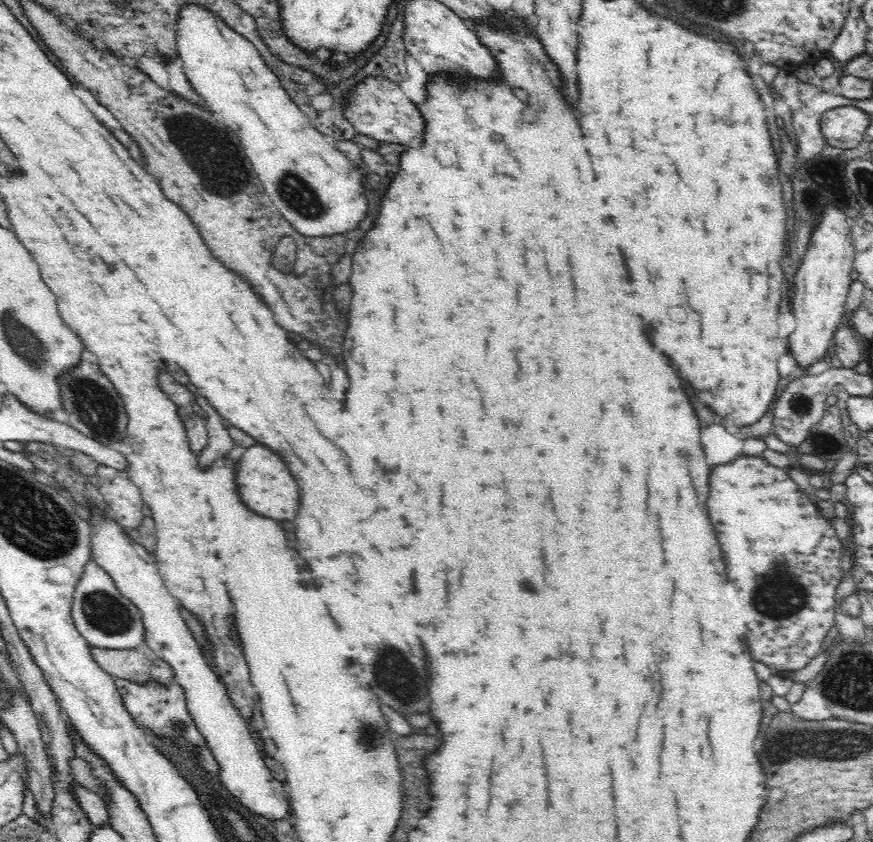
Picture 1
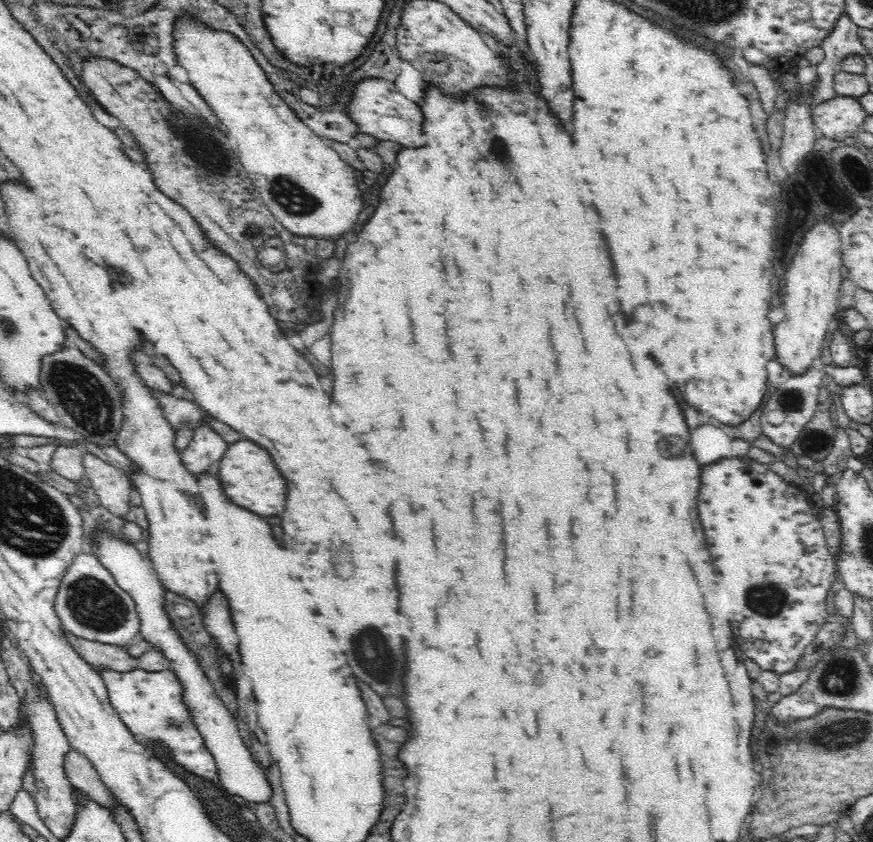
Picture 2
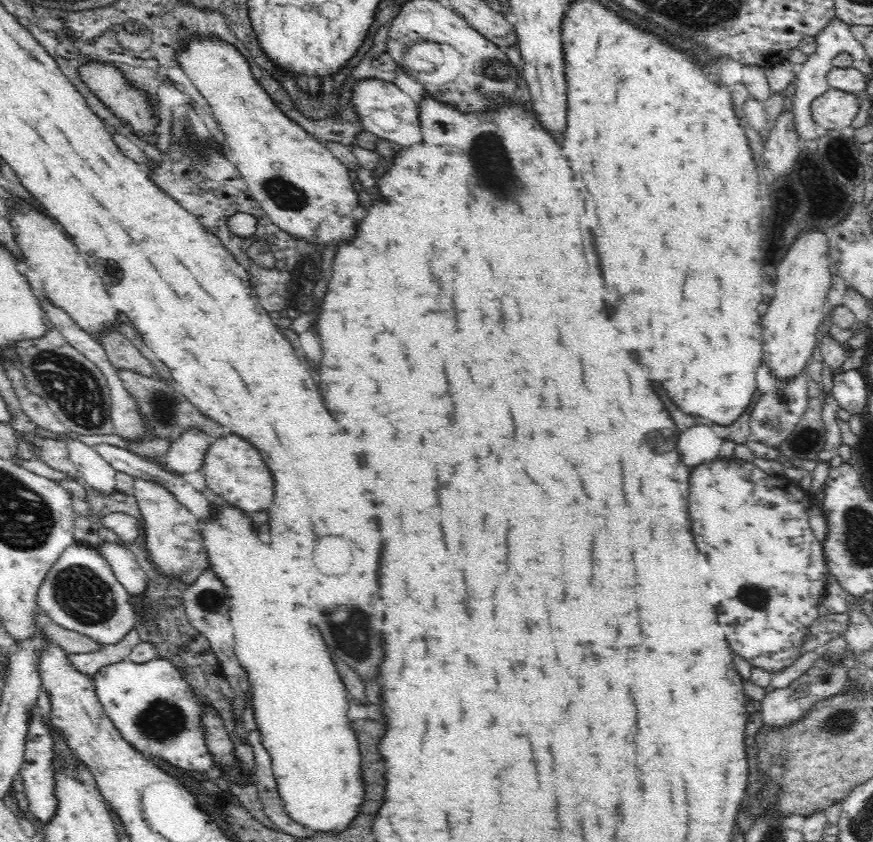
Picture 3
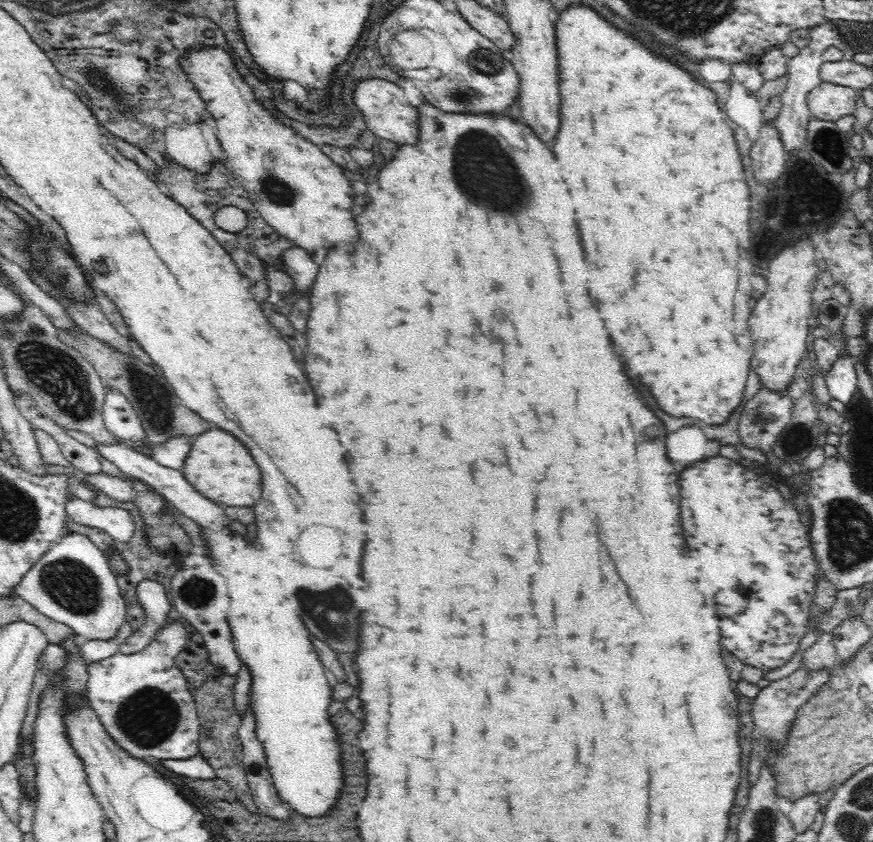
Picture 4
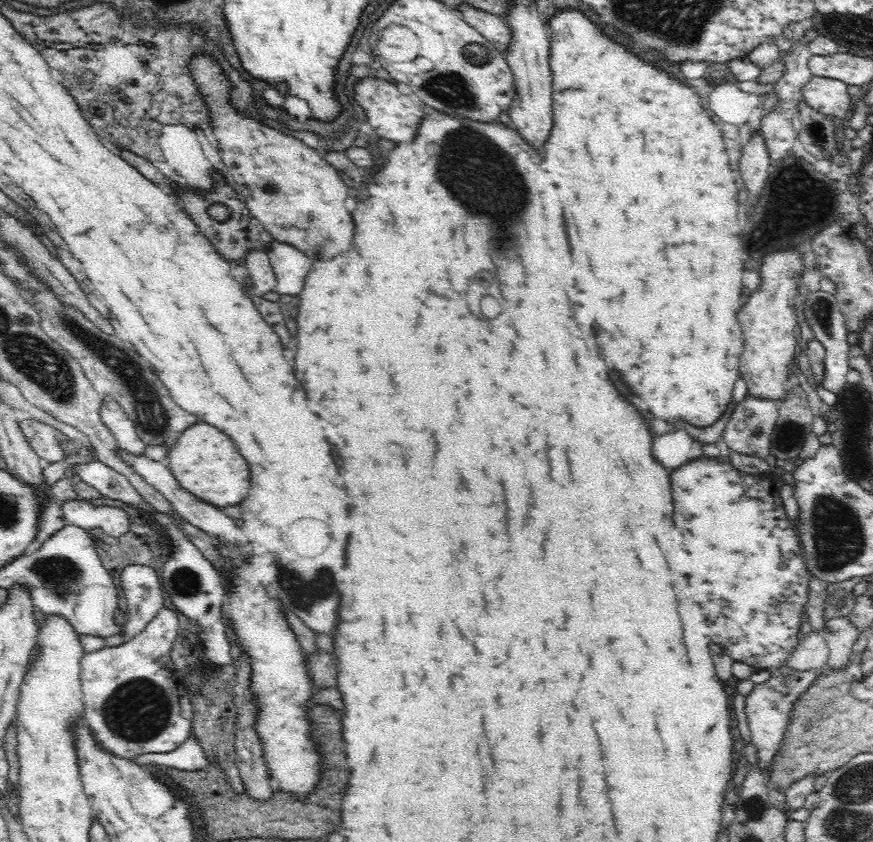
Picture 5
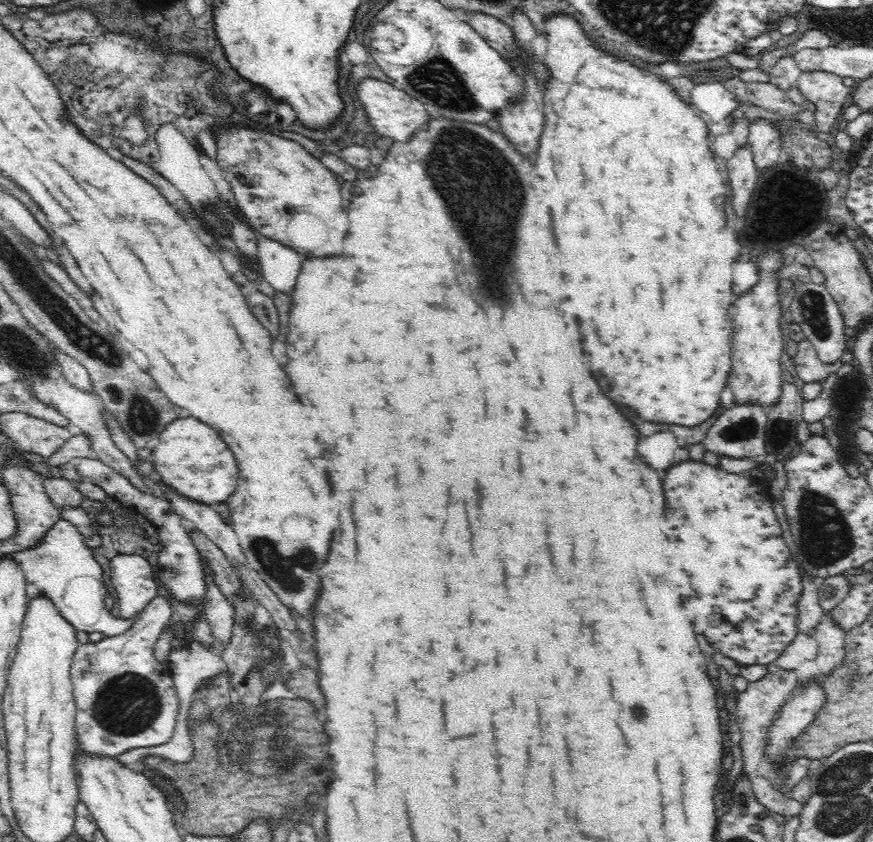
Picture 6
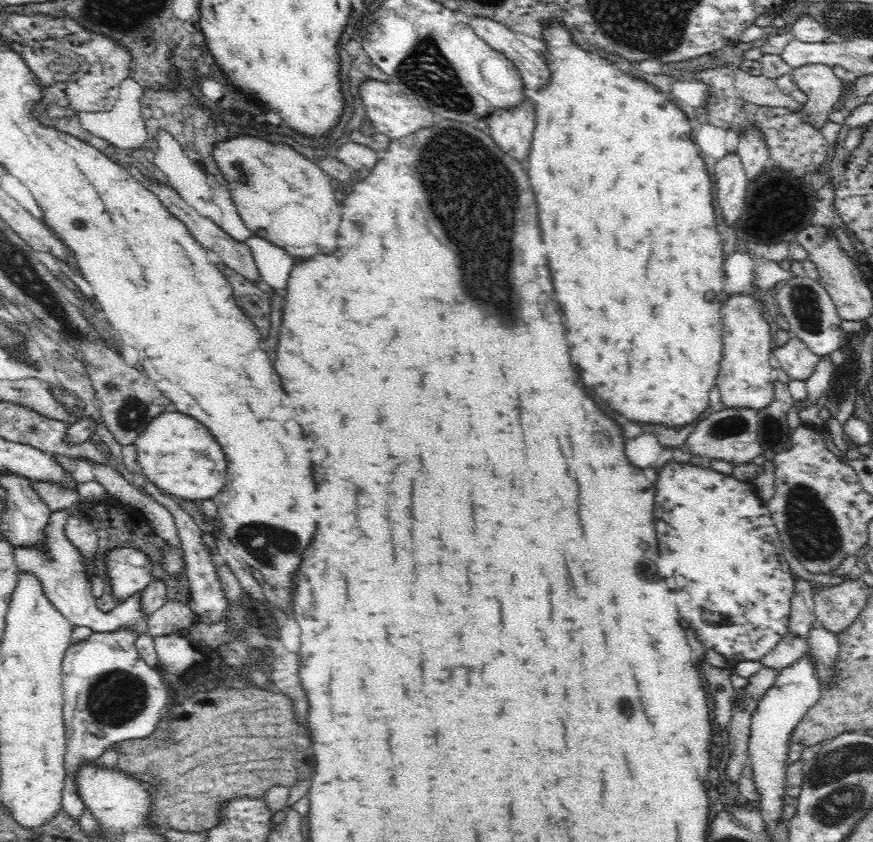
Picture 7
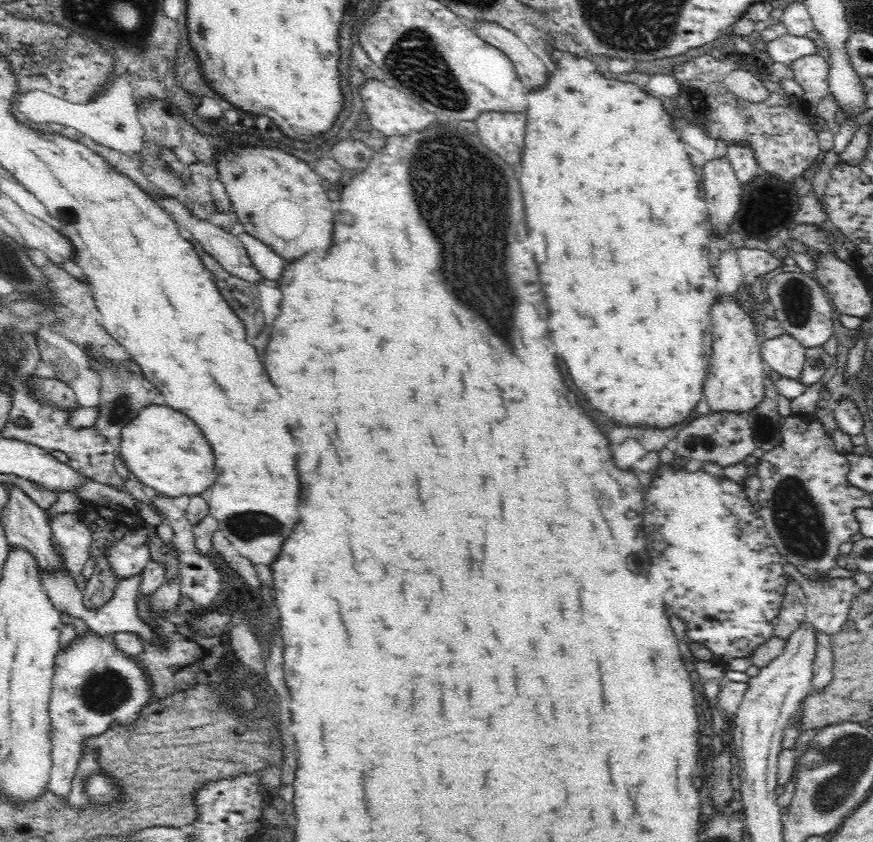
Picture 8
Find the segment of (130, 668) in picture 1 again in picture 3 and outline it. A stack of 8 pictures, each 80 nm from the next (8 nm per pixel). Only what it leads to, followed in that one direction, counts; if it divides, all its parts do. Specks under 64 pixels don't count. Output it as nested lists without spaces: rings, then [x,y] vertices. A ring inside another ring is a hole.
[[[36,611],[33,614],[34,627],[43,632],[43,635],[51,644],[59,646],[67,653],[88,654],[102,648],[102,644],[90,640],[87,636],[74,630],[63,628],[54,622],[44,611]]]

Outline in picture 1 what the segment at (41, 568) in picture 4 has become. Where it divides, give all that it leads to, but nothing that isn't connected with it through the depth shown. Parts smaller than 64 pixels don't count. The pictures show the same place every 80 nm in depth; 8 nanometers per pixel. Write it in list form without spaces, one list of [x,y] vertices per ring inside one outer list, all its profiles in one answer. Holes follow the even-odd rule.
[[[94,560],[87,562],[76,588],[71,613],[76,622],[76,629],[91,646],[108,650],[126,650],[144,644],[143,614],[128,598],[122,596],[112,577]]]

